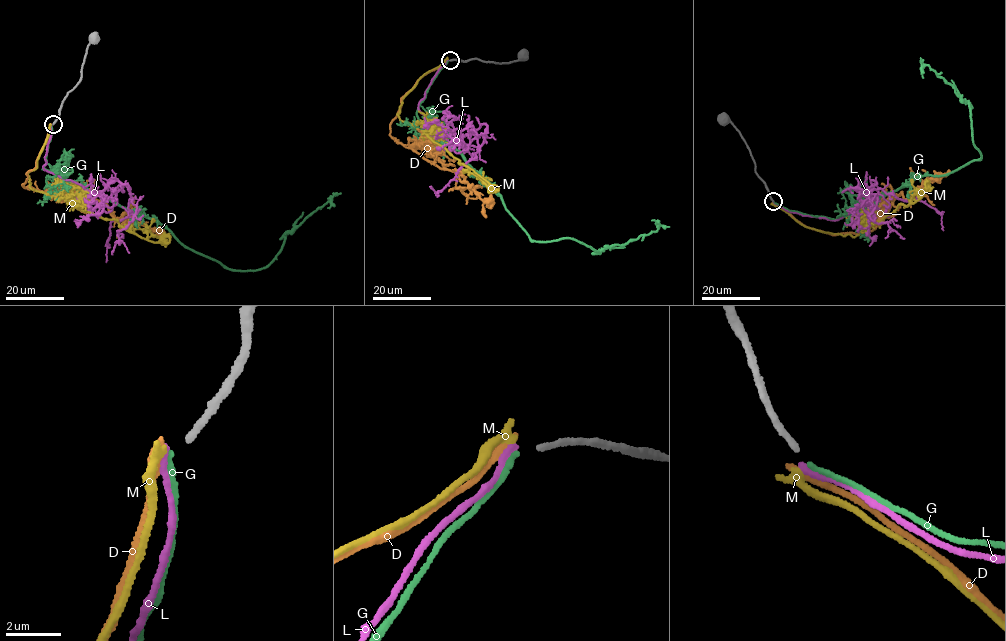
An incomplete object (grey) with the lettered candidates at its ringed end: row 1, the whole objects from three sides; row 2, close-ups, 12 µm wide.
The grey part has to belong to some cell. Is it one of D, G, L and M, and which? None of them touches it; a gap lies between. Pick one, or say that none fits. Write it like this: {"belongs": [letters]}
{"belongs": []}

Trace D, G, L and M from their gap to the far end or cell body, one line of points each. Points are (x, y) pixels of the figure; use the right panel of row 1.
D: (773, 202), (804, 225), (833, 234), (857, 234), (872, 231), (901, 192), (909, 200), (937, 178), (933, 171)
G: (774, 202), (835, 219), (867, 214), (917, 176), (980, 159), (969, 105), (928, 65), (922, 77)
L: (773, 202), (831, 220), (866, 205), (864, 196), (849, 189), (881, 189), (935, 209), (943, 230)
M: (772, 203), (807, 227), (855, 236), (899, 205), (918, 200), (926, 188), (911, 199)

